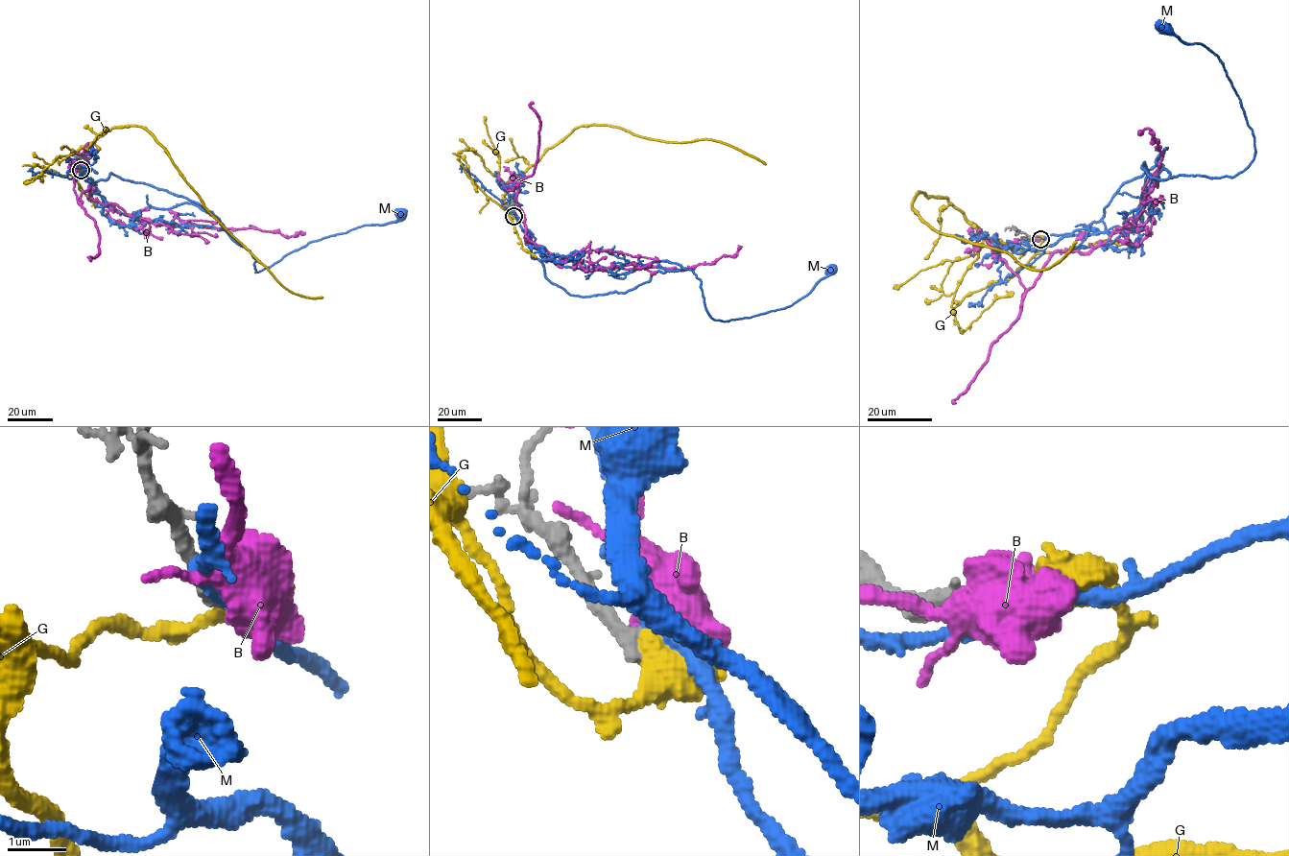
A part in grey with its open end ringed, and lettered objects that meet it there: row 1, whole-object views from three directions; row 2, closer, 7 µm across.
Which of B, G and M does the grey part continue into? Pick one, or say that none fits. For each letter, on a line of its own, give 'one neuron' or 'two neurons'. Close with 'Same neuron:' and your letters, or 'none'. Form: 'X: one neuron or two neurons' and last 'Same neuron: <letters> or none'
B: two neurons
G: two neurons
M: two neurons
Same neuron: none

